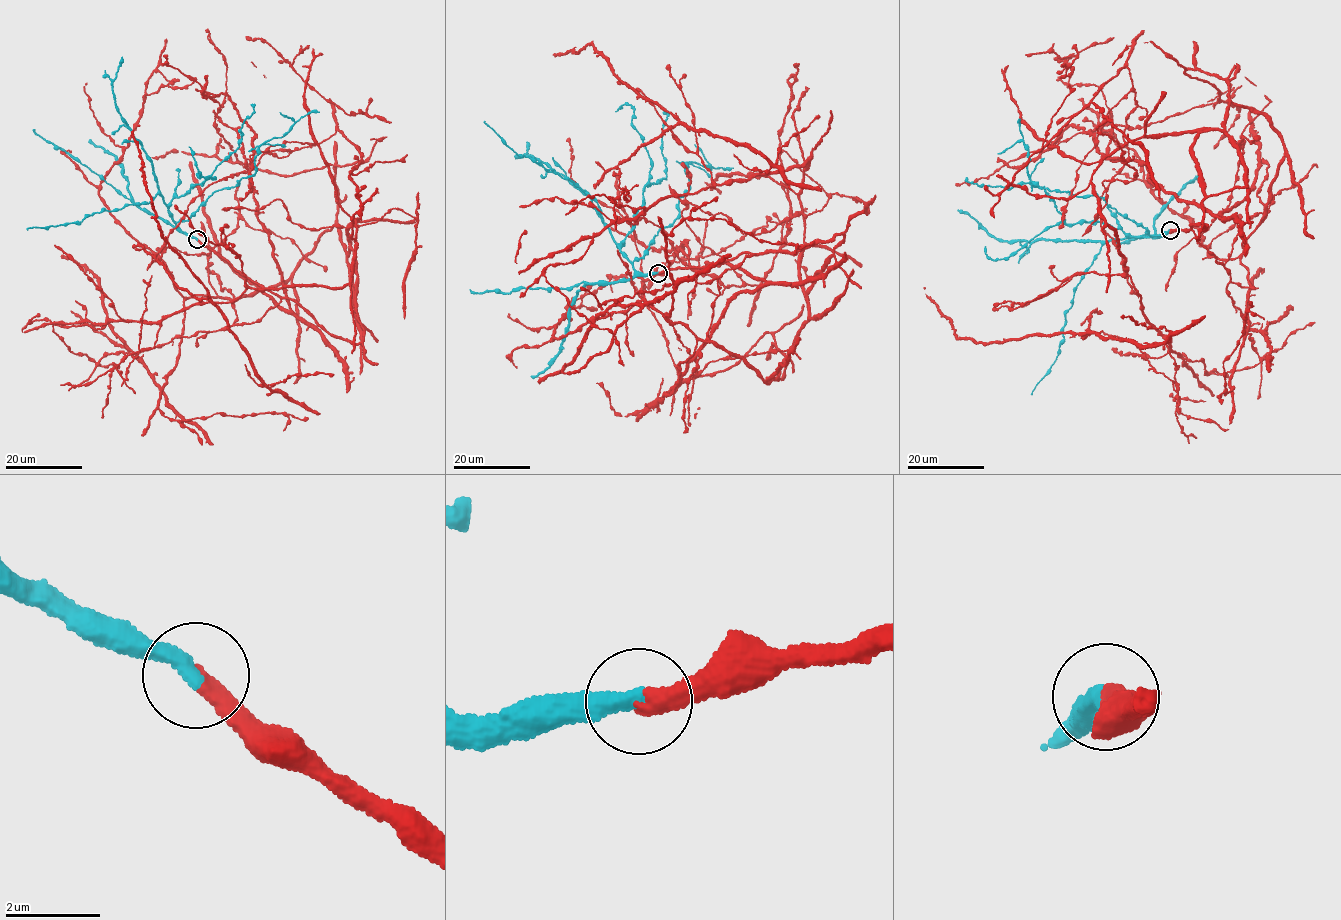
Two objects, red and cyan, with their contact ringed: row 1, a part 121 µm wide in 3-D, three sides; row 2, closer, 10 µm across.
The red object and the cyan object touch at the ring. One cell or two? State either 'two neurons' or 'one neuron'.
one neuron

